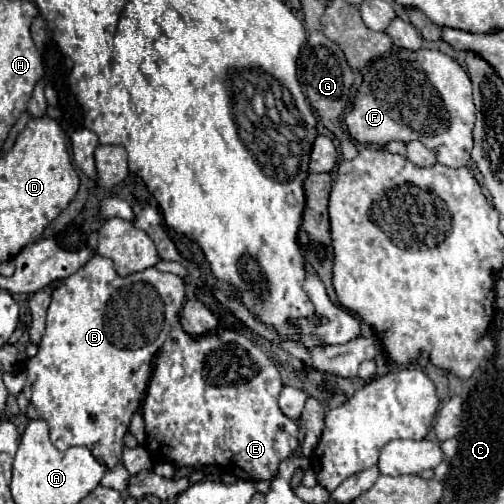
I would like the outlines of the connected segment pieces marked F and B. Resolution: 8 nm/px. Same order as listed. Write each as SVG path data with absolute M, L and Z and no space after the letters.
M419 48L383 56L365 74L345 124L349 134L361 144L383 148L391 140L421 140L433 150L439 164L449 168L467 166L475 124L471 80L453 58L439 50Z
M99 254L93 256L93 260L89 260L89 264L85 264L81 270L77 270L73 276L69 276L67 280L63 280L53 292L51 292L51 304L47 308L47 328L43 334L43 340L39 344L39 352L35 358L25 360L25 368L23 372L27 374L27 382L23 386L23 394L29 400L27 406L27 418L35 420L41 418L49 424L51 430L51 440L55 444L57 450L67 450L71 446L87 446L93 456L97 456L97 460L101 460L107 468L113 468L113 464L121 462L121 452L123 452L123 434L129 430L129 422L133 412L139 408L149 376L151 376L151 366L153 366L153 358L157 354L157 350L161 348L161 344L165 342L167 334L171 332L173 324L179 320L179 308L183 306L185 300L185 288L183 288L183 280L177 274L165 274L159 272L157 268L147 268L143 272L135 272L127 278L117 276L117 272L113 270L113 262L109 258L103 258Z

